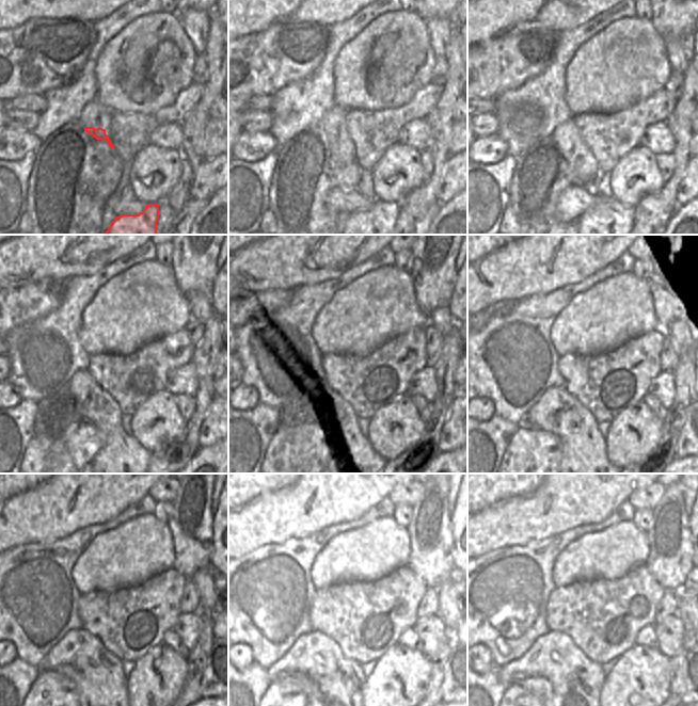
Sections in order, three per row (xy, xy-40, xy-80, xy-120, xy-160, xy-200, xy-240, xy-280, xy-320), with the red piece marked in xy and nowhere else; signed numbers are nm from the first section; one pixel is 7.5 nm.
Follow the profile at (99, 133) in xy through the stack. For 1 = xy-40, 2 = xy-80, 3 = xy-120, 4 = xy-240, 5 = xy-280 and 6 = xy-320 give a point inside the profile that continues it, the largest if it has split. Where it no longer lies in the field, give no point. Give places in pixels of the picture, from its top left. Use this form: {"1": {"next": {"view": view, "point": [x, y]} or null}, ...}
{"1": {"next": {"view": "xy-40", "point": [339, 138]}}, "2": {"next": {"view": "xy-80", "point": [570, 144]}}, "3": {"next": {"view": "xy-120", "point": [121, 451]}}, "4": {"next": {"view": "xy-240", "point": [97, 674]}}, "5": {"next": {"view": "xy-280", "point": [315, 667]}}, "6": {"next": {"view": "xy-320", "point": [568, 684]}}}

